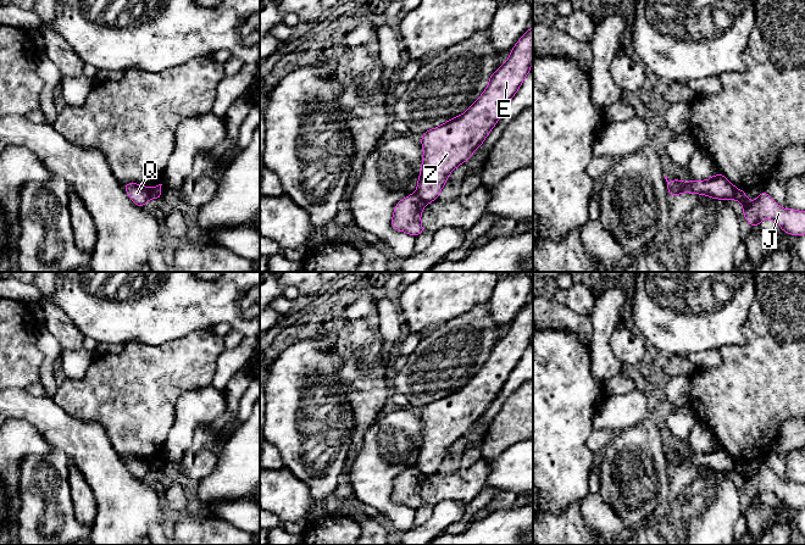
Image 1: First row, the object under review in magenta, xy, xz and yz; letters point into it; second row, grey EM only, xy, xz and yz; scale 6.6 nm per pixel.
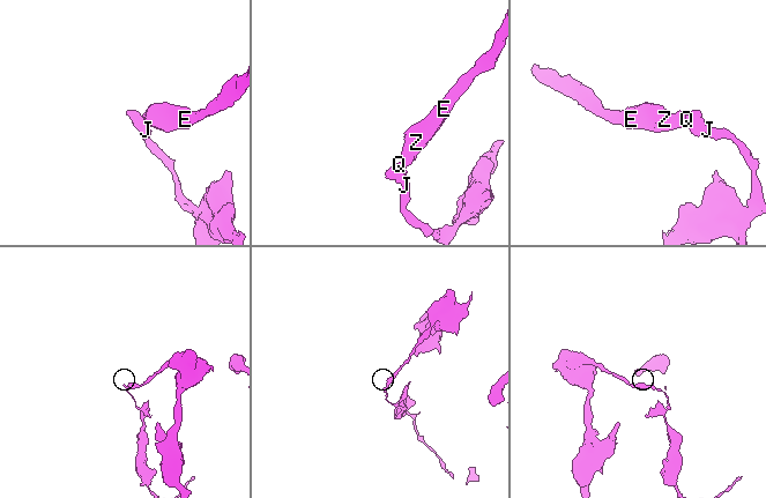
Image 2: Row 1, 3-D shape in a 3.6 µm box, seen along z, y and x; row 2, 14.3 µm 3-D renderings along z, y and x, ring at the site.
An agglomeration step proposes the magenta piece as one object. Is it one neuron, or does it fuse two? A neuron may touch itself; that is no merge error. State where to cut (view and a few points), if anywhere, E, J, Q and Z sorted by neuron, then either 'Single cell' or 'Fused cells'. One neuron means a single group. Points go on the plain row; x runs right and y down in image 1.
Split along xz (415, 466), (426, 477). Groups: E Z / J Q. Fused cells

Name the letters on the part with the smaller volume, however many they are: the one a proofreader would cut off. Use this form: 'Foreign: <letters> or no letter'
Foreign: J, Q

